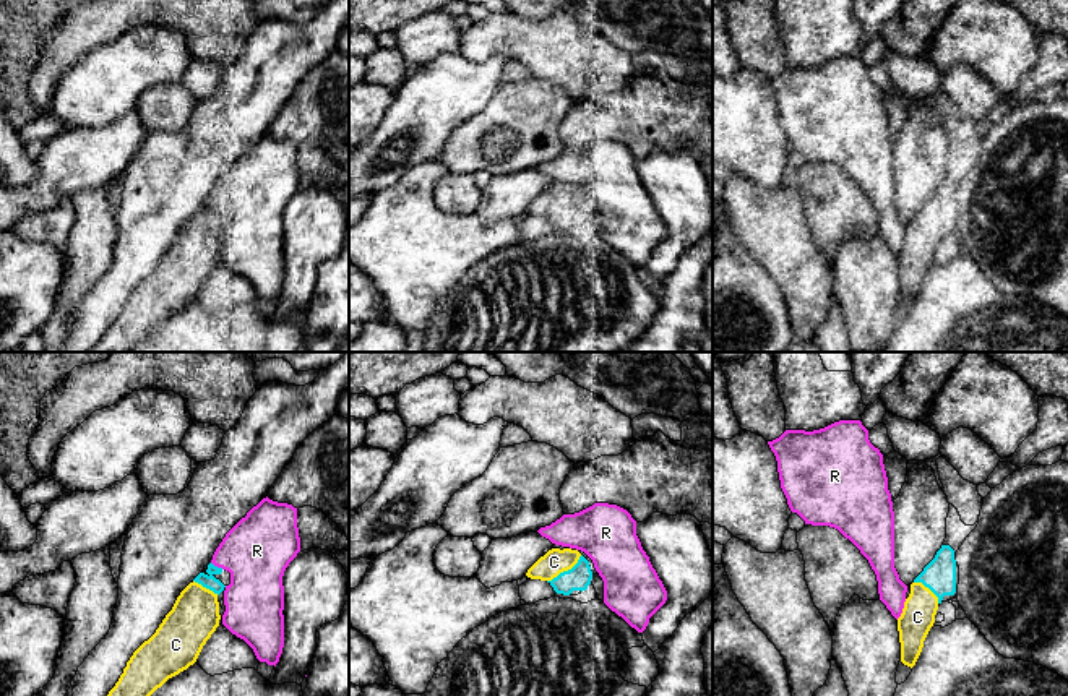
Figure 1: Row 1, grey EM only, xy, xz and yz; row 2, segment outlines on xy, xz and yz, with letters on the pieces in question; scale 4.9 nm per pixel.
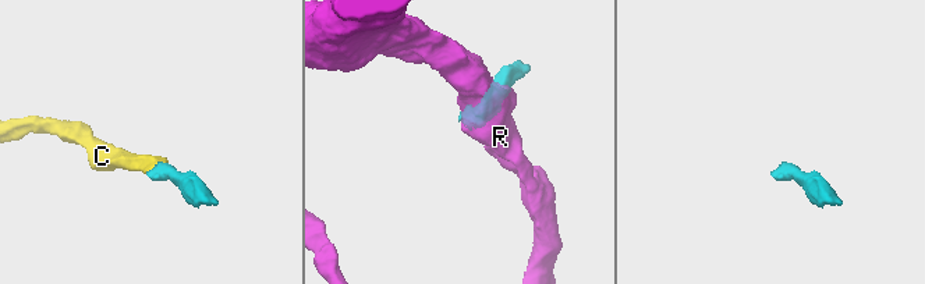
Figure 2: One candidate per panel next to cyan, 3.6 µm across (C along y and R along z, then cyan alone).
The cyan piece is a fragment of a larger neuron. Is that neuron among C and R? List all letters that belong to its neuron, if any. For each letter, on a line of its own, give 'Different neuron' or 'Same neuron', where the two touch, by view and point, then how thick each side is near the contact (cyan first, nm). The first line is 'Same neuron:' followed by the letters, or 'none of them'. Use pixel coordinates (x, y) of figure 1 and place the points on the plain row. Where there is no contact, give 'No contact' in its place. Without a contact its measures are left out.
Same neuron: C
C: Same neuron. Touches cyan at xz (565, 208). Thickness 120 nm (cyan) against 120 nm
R: Different neuron. Touches cyan at xy (216, 203). Thickness 70 nm (cyan) against 340 nm

